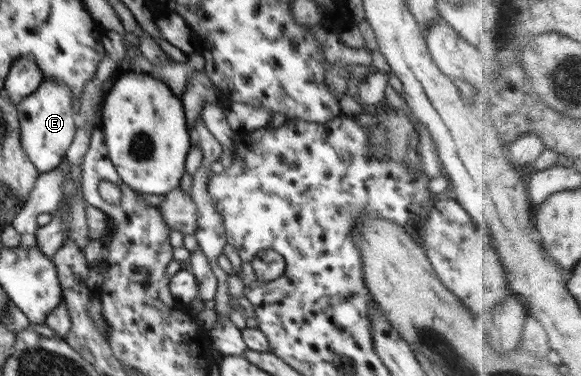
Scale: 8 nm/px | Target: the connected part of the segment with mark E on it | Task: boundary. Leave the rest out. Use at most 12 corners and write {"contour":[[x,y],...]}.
{"contour":[[45,79],[21,100],[22,148],[39,173],[64,160],[79,118]]}

